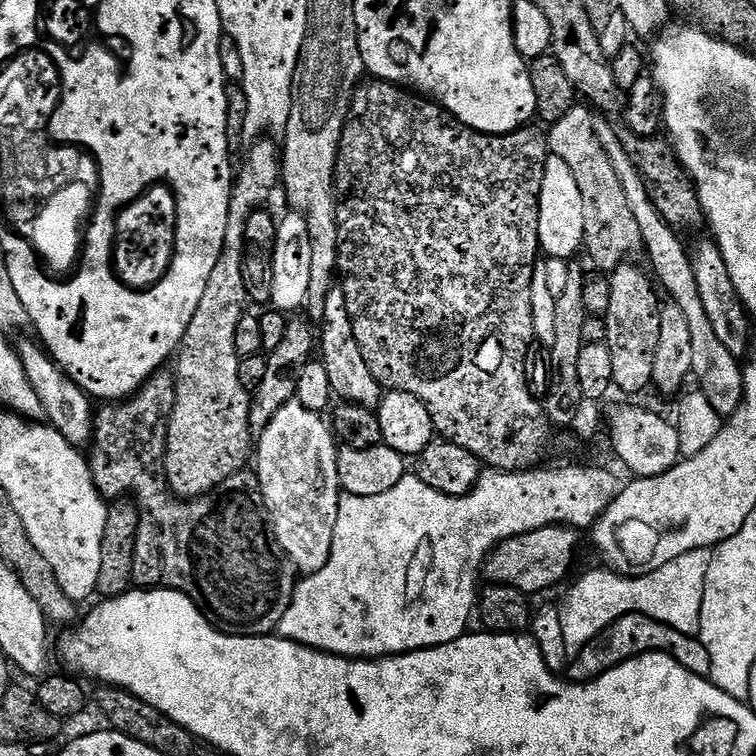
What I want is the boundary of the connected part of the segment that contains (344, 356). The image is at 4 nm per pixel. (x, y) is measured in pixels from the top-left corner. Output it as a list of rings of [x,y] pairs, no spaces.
[[[333,286],[330,290],[324,307],[322,327],[324,327],[324,332],[322,328],[322,335],[318,340],[320,347],[318,356],[326,366],[326,375],[330,378],[333,397],[346,404],[357,404],[373,410],[379,408],[382,389],[378,378],[370,374],[370,366],[362,354],[362,346],[358,346],[358,338],[354,334],[343,287]]]

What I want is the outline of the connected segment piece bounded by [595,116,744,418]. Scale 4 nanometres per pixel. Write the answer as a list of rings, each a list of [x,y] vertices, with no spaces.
[[[602,116],[595,119],[595,136],[606,150],[614,174],[622,183],[630,210],[637,219],[638,230],[642,233],[644,252],[653,268],[651,268],[653,277],[663,291],[664,288],[668,291],[667,299],[676,304],[690,322],[691,345],[694,354],[691,375],[700,383],[697,384],[699,391],[704,392],[706,398],[710,398],[710,406],[714,406],[714,410],[721,418],[733,416],[744,402],[744,369],[741,361],[733,352],[726,350],[726,346],[722,346],[722,341],[719,340],[718,333],[714,331],[714,326],[710,326],[710,318],[706,318],[706,309],[702,306],[701,295],[698,294],[698,282],[695,281],[687,245],[684,246],[679,238],[681,235],[671,224],[665,222],[665,219],[658,213],[657,207],[650,201],[641,174],[625,150],[623,137],[617,134],[606,120],[609,119]]]

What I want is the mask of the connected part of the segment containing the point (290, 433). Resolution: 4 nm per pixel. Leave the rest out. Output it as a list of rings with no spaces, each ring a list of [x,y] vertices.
[[[297,399],[282,406],[282,410],[278,410],[278,414],[258,436],[258,447],[254,452],[254,471],[260,479],[270,531],[288,561],[295,566],[297,573],[304,576],[313,576],[315,572],[322,570],[322,566],[326,566],[330,558],[334,526],[338,522],[338,506],[342,495],[337,451],[338,441],[329,421],[319,412],[306,410],[306,406],[302,406]]]

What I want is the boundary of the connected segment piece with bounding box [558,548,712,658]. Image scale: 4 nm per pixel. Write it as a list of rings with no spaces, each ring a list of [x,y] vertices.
[[[709,549],[690,550],[690,554],[682,554],[645,576],[622,576],[611,570],[586,573],[558,604],[568,657],[577,656],[606,626],[631,612],[641,612],[666,626],[674,626],[674,630],[682,630],[682,634],[696,636],[700,630],[702,590],[706,590],[706,570],[710,570],[711,557]]]

